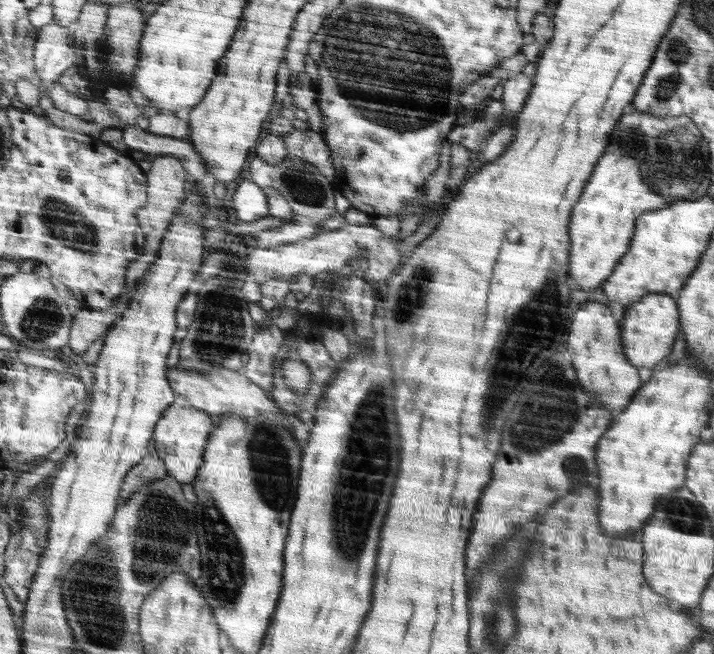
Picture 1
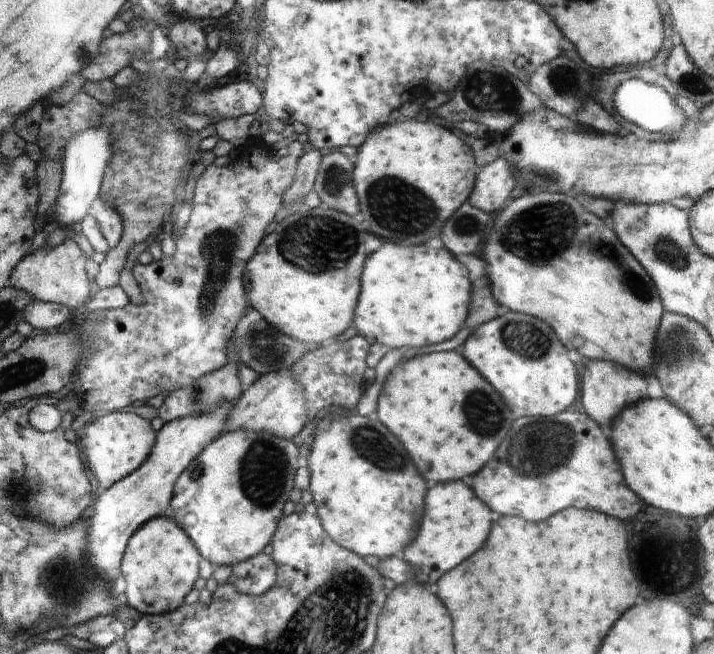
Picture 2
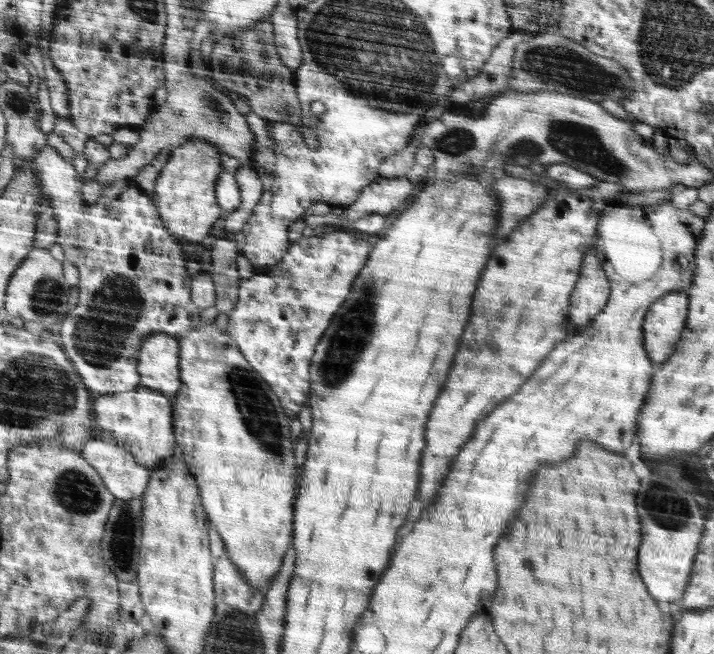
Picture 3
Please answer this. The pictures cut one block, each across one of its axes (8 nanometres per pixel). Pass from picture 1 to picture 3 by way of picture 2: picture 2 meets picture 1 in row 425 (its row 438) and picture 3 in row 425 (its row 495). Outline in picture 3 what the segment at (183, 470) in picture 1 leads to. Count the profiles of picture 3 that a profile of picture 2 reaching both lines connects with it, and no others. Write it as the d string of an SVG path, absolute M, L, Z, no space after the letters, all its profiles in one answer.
M141 385L130 392L101 395L96 400L96 420L105 434L112 434L122 447L132 451L135 462L146 469L158 469L178 454L174 402L160 391Z

